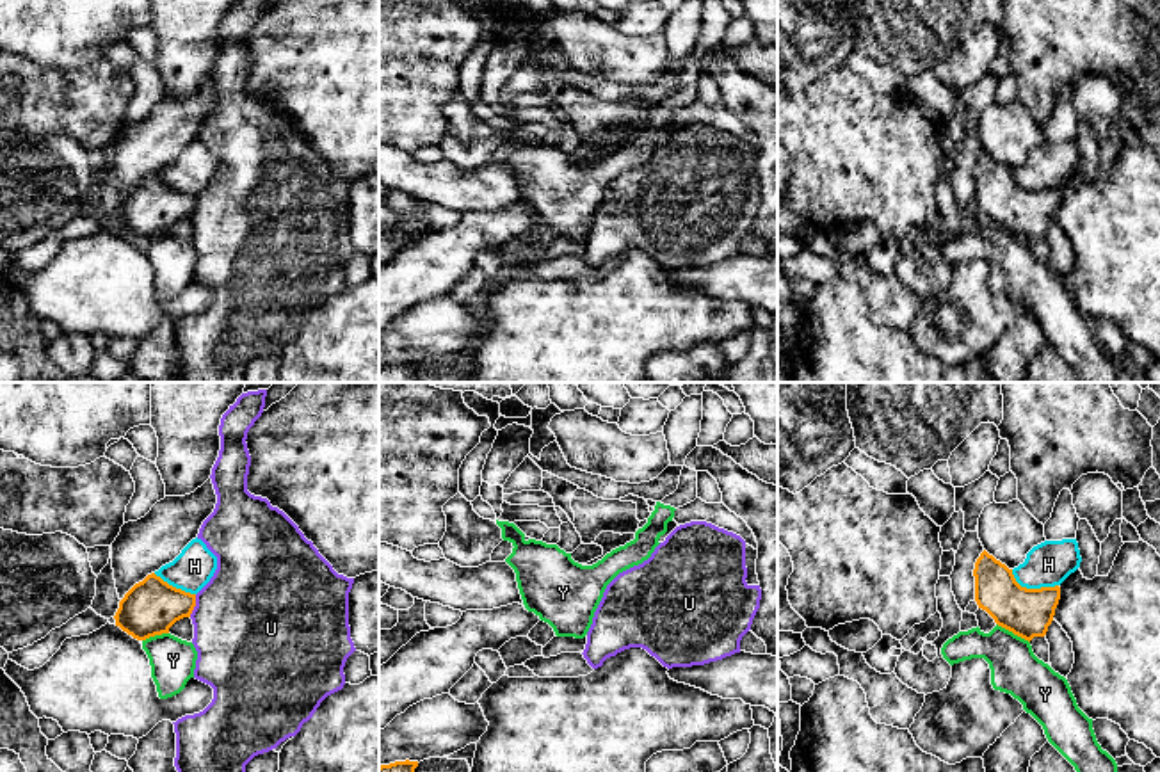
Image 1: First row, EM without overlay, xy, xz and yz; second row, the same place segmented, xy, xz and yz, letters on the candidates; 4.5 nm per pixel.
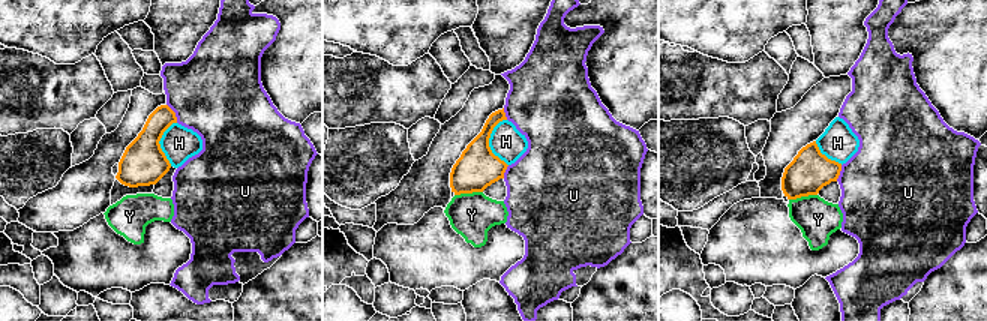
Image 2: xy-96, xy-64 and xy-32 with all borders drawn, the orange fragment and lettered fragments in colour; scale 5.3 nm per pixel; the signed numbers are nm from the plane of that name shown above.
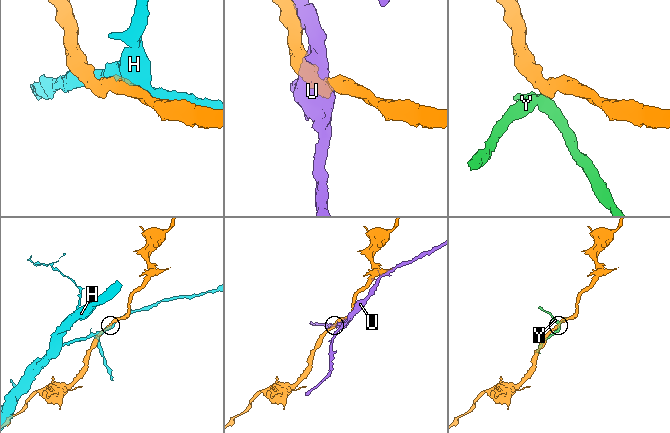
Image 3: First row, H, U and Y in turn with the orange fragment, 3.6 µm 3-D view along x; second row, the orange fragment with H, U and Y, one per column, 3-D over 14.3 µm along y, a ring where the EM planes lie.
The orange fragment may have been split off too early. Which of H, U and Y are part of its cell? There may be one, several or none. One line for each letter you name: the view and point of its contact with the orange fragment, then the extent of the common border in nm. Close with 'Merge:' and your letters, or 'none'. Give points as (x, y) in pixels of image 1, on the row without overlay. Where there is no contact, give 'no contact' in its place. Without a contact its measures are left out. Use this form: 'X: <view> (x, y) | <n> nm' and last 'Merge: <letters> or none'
Merge: none

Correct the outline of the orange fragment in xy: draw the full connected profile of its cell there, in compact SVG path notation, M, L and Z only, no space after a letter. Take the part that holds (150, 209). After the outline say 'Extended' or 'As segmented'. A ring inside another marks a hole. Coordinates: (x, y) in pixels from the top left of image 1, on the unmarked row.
M151 174L125 196L114 221L123 233L146 242L169 235L176 222L190 219L194 208L196 196L176 190Z. As segmented

